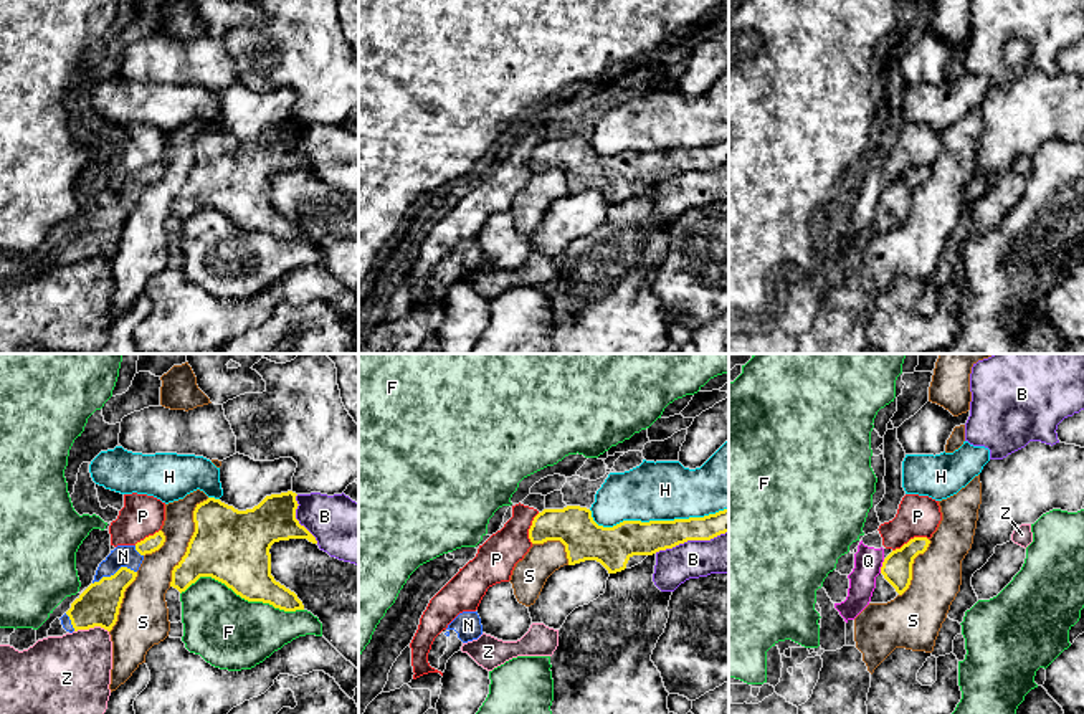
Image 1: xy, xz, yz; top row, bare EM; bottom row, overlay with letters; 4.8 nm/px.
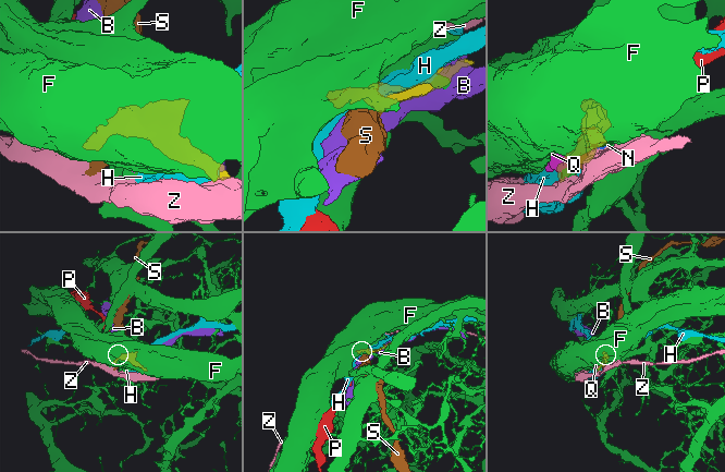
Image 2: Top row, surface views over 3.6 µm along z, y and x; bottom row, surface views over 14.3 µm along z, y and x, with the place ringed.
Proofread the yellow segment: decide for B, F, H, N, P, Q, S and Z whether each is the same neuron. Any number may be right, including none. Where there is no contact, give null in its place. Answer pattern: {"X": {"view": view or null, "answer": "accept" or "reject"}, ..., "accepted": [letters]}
{"B": {"view": "xz", "answer": "reject"}, "F": {"view": "xy", "answer": "reject"}, "H": {"view": "xz", "answer": "reject"}, "N": {"view": "xy", "answer": "accept"}, "P": {"view": "yz", "answer": "reject"}, "Q": {"view": "yz", "answer": "reject"}, "S": {"view": "xy", "answer": "reject"}, "Z": {"view": "xy", "answer": "reject"}, "accepted": ["N"]}

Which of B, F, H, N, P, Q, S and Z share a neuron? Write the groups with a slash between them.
B / F / H / N / P Q / S / Z

